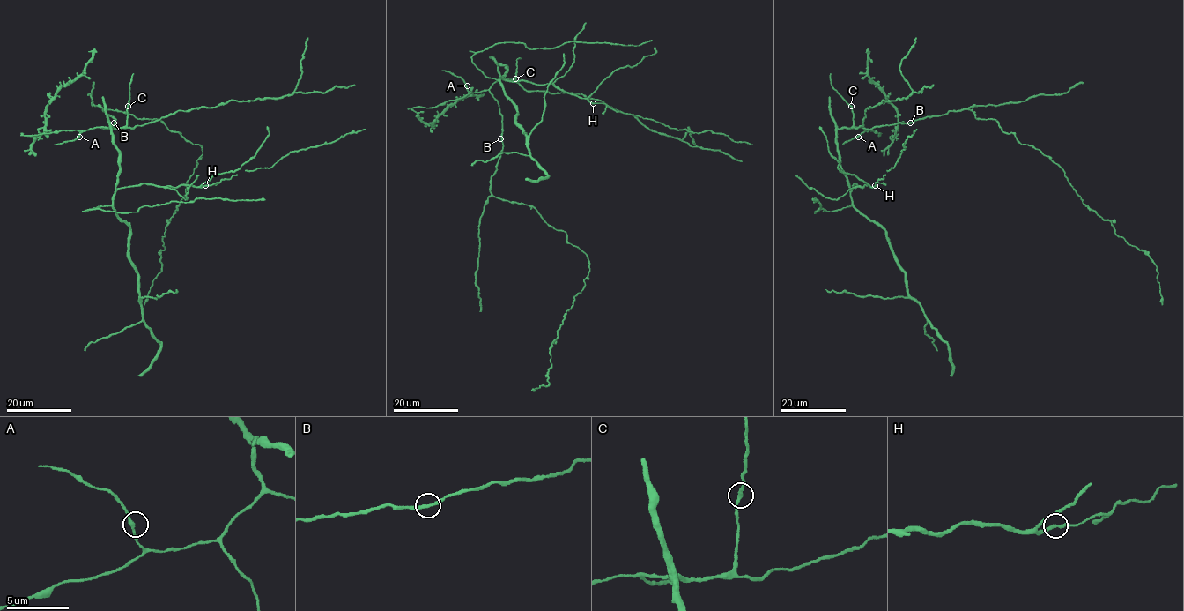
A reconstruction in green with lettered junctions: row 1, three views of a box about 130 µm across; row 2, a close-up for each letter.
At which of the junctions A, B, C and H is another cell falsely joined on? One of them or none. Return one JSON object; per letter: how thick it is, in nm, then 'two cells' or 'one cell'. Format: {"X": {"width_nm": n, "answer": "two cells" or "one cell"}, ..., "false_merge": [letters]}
{"A": {"width_nm": 240, "answer": "one cell"}, "B": {"width_nm": 240, "answer": "one cell"}, "C": {"width_nm": 240, "answer": "one cell"}, "H": {"width_nm": 220, "answer": "one cell"}, "false_merge": []}

